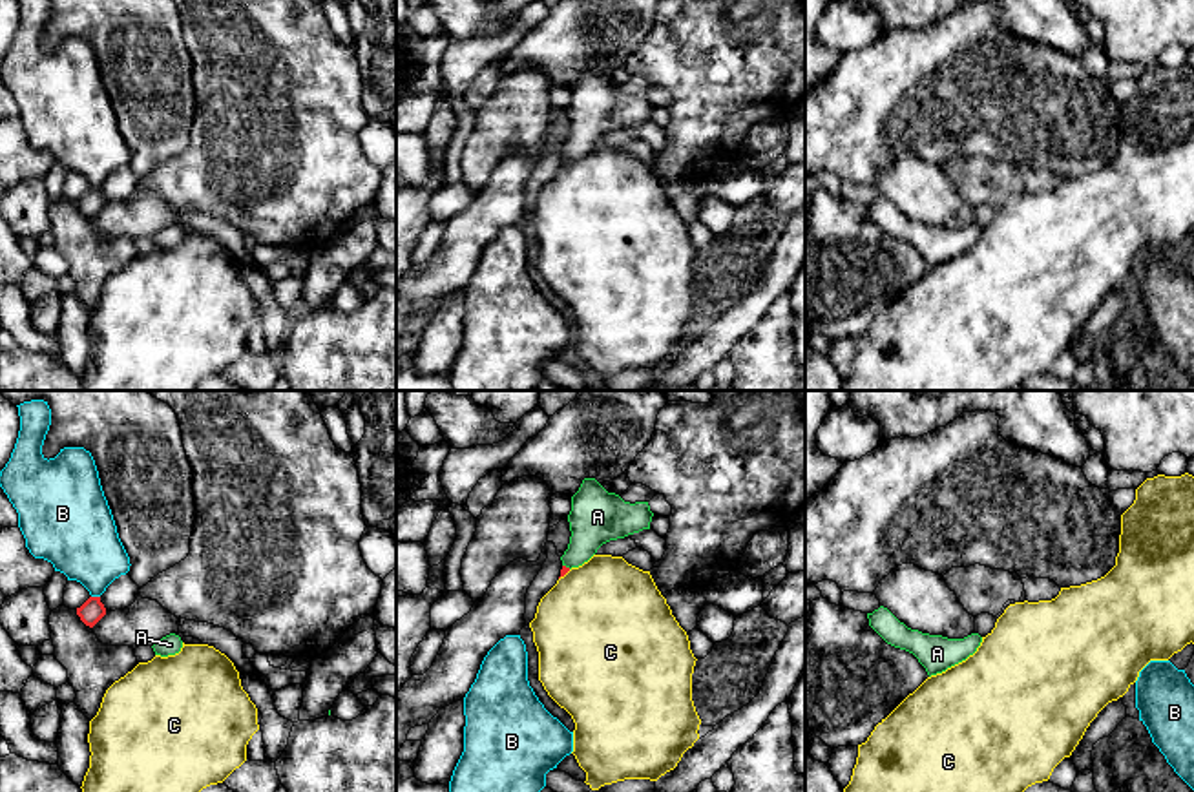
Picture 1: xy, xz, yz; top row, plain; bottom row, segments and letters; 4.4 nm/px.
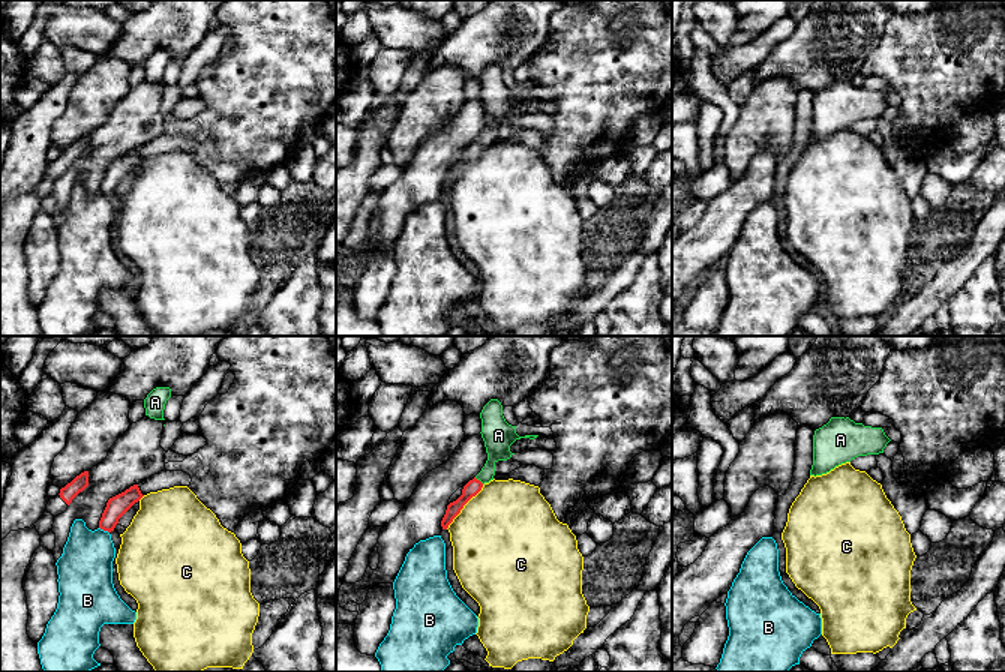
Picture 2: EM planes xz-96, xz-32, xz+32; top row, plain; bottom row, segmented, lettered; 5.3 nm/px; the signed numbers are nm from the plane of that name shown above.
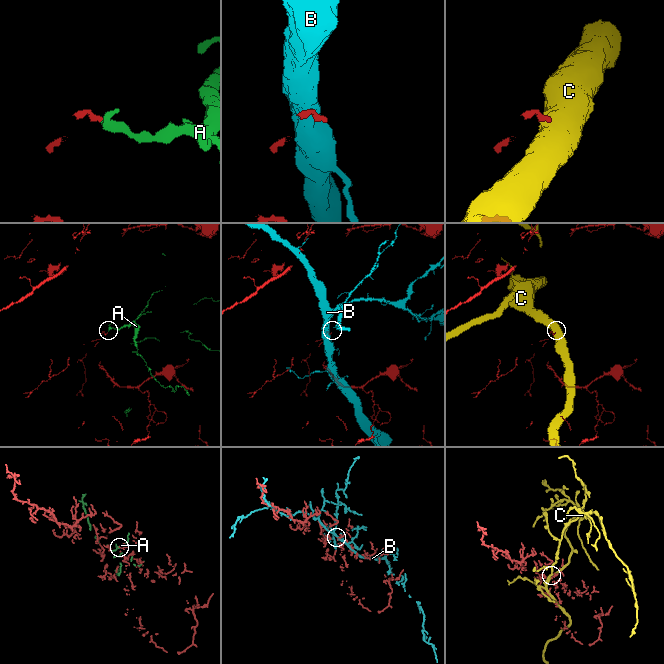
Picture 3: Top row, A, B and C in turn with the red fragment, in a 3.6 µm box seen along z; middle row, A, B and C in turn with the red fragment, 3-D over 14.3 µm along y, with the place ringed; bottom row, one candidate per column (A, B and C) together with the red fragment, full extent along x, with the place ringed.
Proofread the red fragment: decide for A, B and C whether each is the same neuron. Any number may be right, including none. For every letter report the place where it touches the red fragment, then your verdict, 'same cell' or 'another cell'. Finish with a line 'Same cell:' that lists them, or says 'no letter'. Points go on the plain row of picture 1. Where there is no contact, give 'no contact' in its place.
A: meets red in xz at (565, 157); another cell
B: meets red in xy at (95, 188); another cell
C: meets red in xz at (565, 165); another cell
Same cell: no letter

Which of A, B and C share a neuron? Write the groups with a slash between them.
A / B / C

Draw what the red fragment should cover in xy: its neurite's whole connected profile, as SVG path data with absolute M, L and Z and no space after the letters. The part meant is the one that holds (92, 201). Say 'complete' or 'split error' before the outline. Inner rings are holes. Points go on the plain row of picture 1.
complete | M89 188L80 199L77 199L80 212L93 219L104 206L106 199L100 193L100 188Z

